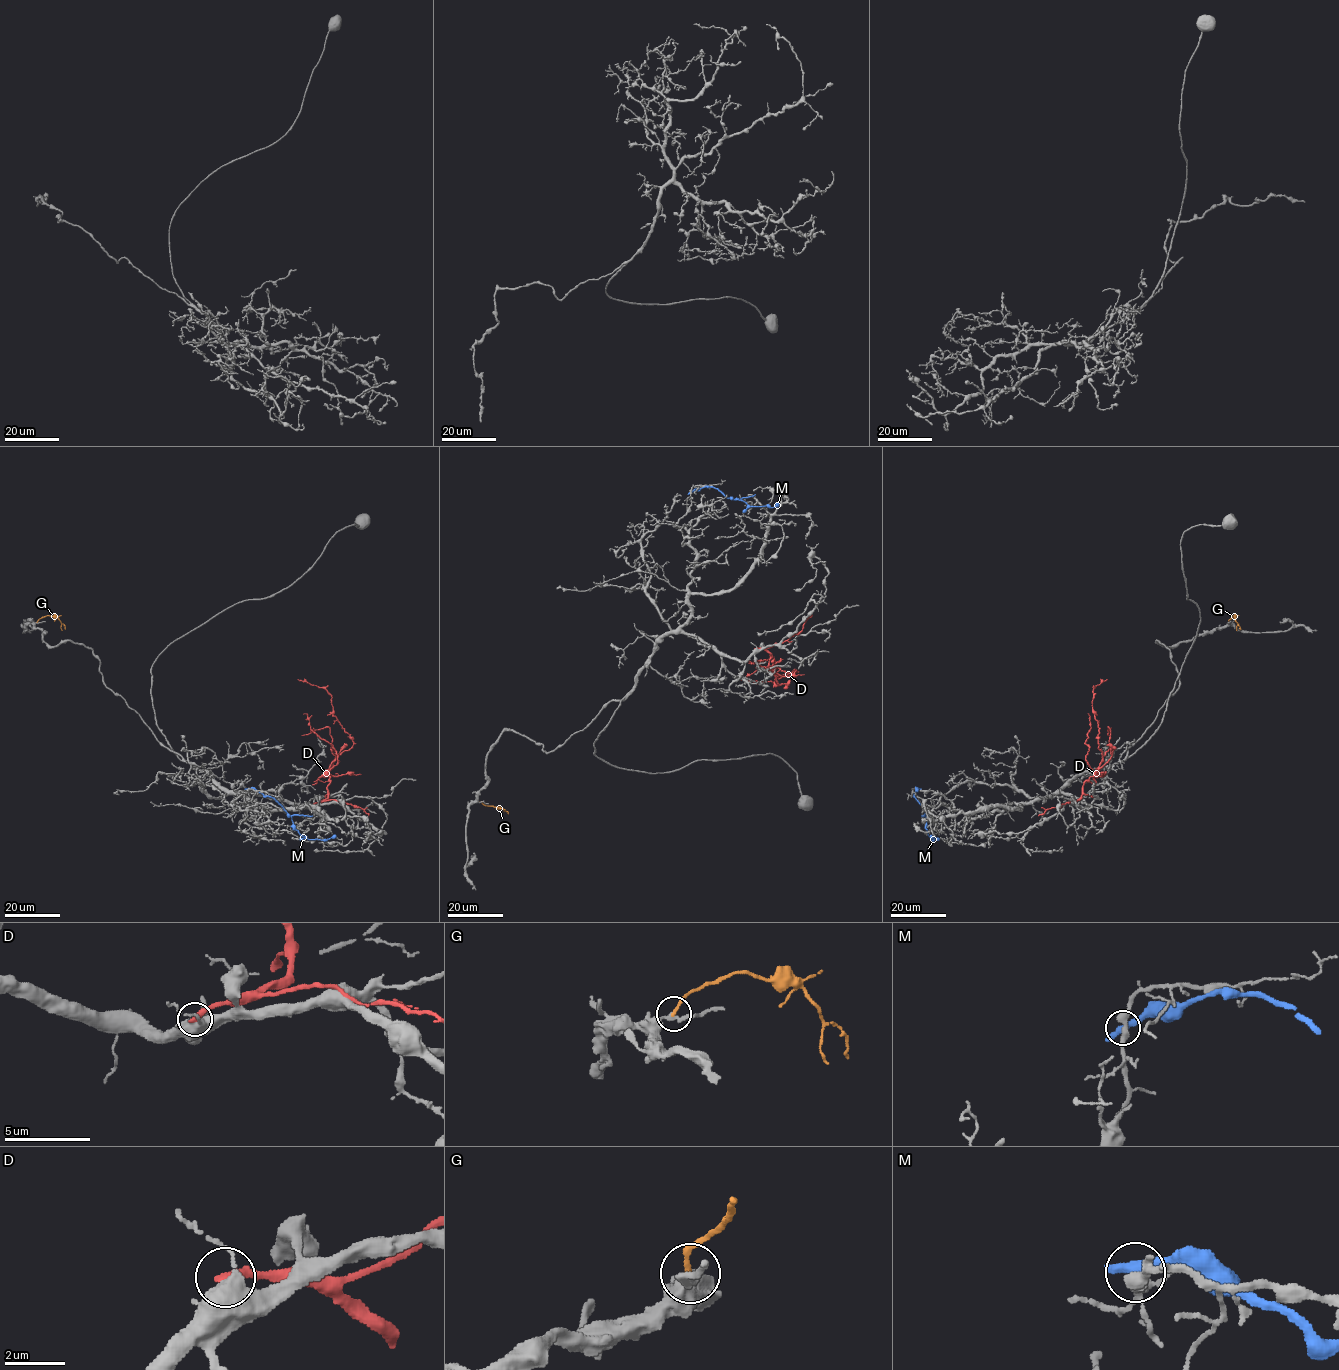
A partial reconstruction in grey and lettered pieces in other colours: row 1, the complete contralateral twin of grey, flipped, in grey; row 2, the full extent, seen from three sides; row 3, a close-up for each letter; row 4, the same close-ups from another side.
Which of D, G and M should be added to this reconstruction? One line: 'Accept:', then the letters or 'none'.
Accept: none

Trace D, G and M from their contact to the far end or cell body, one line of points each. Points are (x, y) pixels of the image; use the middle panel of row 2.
D: (755, 648), (770, 653), (771, 670), (777, 675), (796, 671), (786, 673), (769, 666), (741, 680)
G: (480, 802), (499, 807), (508, 814)
M: (690, 492), (712, 486), (727, 497), (741, 500), (748, 505), (773, 507), (778, 503)

